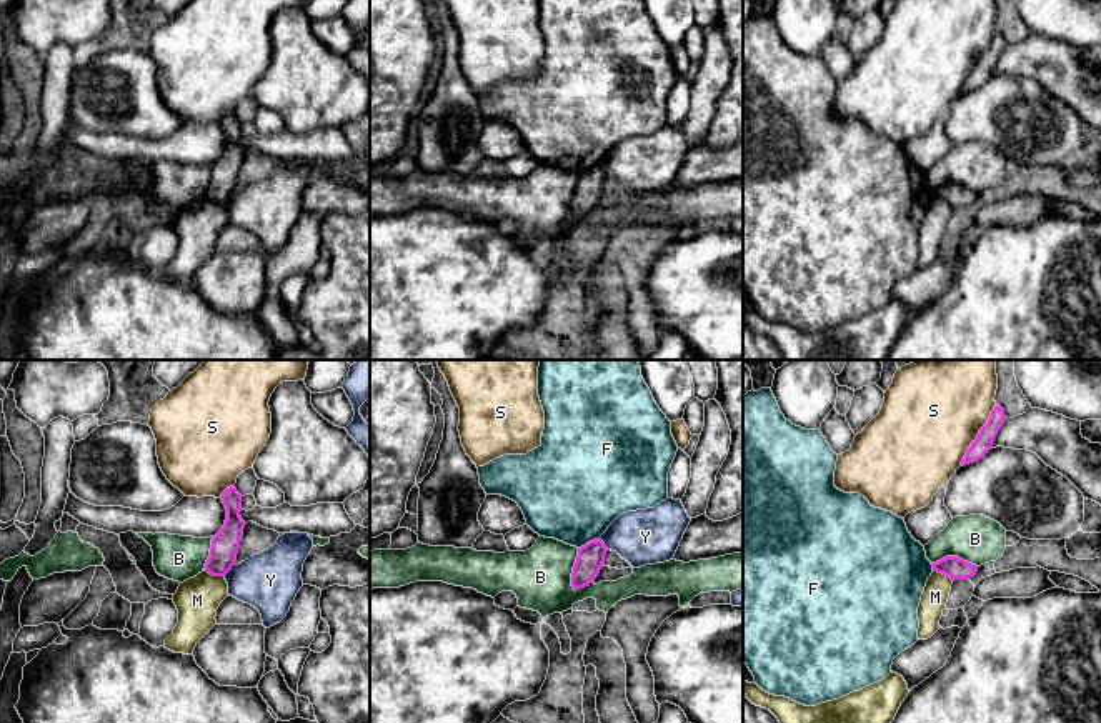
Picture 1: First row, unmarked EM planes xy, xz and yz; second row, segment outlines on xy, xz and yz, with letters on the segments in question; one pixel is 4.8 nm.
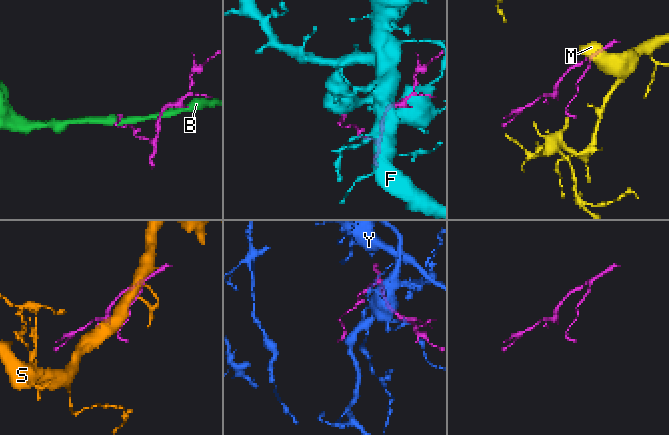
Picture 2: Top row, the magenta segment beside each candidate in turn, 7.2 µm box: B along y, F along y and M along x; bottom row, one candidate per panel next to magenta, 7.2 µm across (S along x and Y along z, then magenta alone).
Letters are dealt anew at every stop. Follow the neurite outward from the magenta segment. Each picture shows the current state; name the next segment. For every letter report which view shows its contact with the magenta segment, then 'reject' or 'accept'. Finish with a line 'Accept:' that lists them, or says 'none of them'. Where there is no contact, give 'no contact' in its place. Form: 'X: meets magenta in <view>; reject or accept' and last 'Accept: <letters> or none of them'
B: meets magenta in xz; reject
F: meets magenta in xz; reject
M: meets magenta in yz; reject
S: meets magenta in yz; reject
Y: meets magenta in xy; reject
Accept: none of them

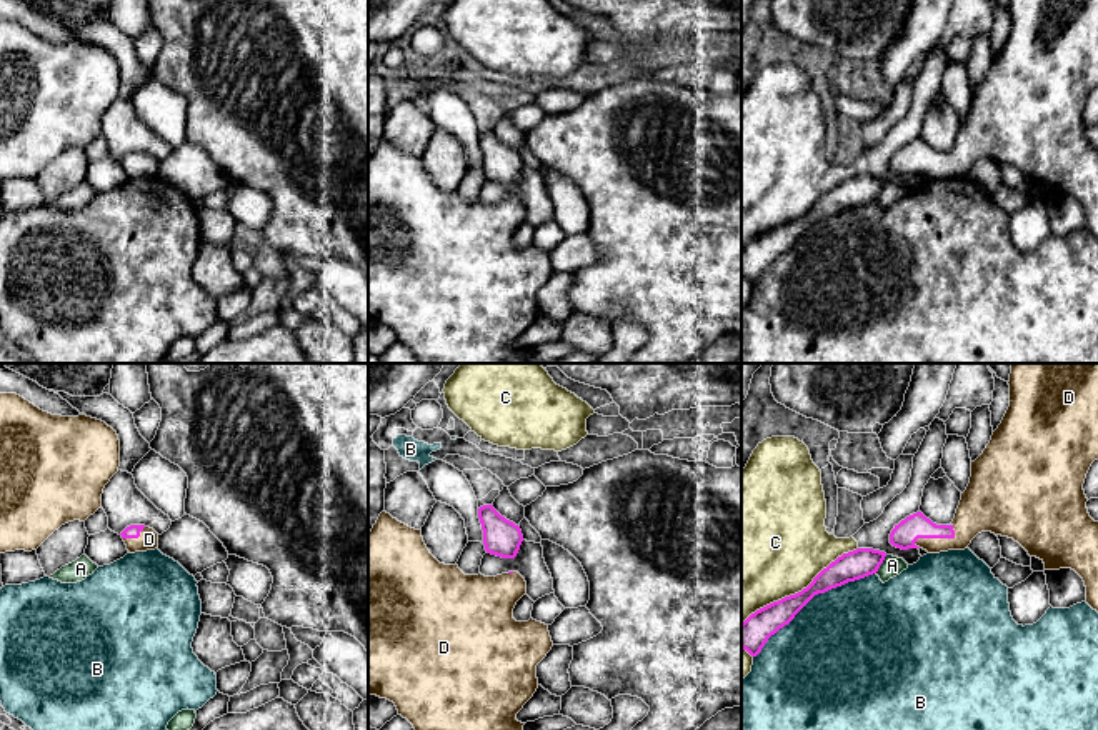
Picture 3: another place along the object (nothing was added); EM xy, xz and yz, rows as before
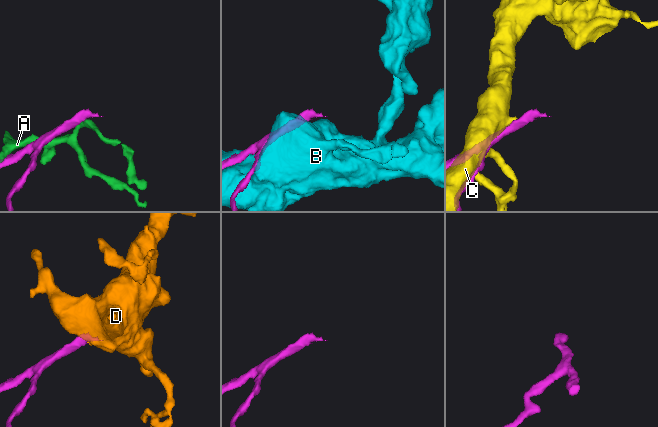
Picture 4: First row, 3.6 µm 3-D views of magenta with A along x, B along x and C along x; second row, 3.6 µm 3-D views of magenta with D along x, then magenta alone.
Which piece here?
A: meets magenta in yz; reject
B: meets magenta in yz; reject
C: meets magenta in yz; reject
D: meets magenta in yz; accept
Accept: D

